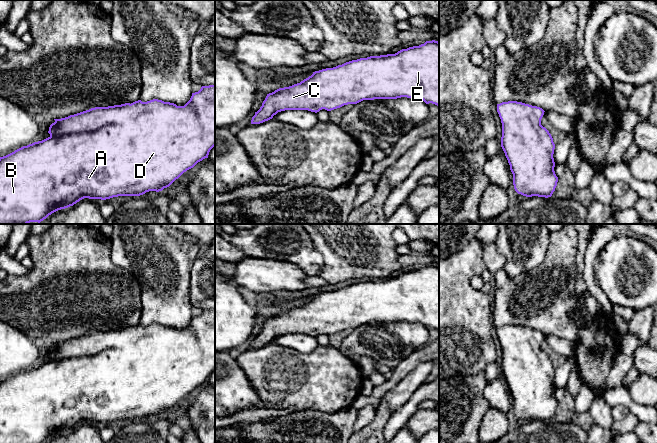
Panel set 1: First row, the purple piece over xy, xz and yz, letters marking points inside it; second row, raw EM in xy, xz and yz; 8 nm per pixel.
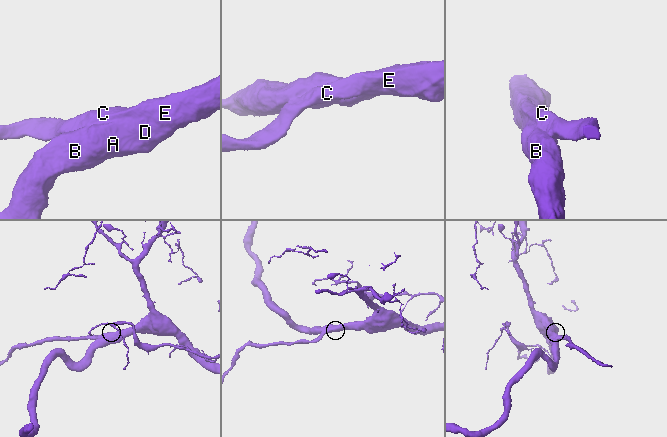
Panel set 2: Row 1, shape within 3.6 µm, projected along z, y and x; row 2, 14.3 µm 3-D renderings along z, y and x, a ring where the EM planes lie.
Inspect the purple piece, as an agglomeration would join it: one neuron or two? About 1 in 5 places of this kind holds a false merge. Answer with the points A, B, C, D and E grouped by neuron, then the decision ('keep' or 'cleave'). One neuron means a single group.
groups A B C D E; keep

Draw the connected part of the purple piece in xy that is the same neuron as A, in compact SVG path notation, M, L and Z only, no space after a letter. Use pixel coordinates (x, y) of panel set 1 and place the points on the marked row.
M215 85L202 86L184 106L153 99L95 107L70 115L49 127L50 136L0 157L0 224L40 223L52 213L84 198L106 200L162 191L184 172L208 158L215 146Z

